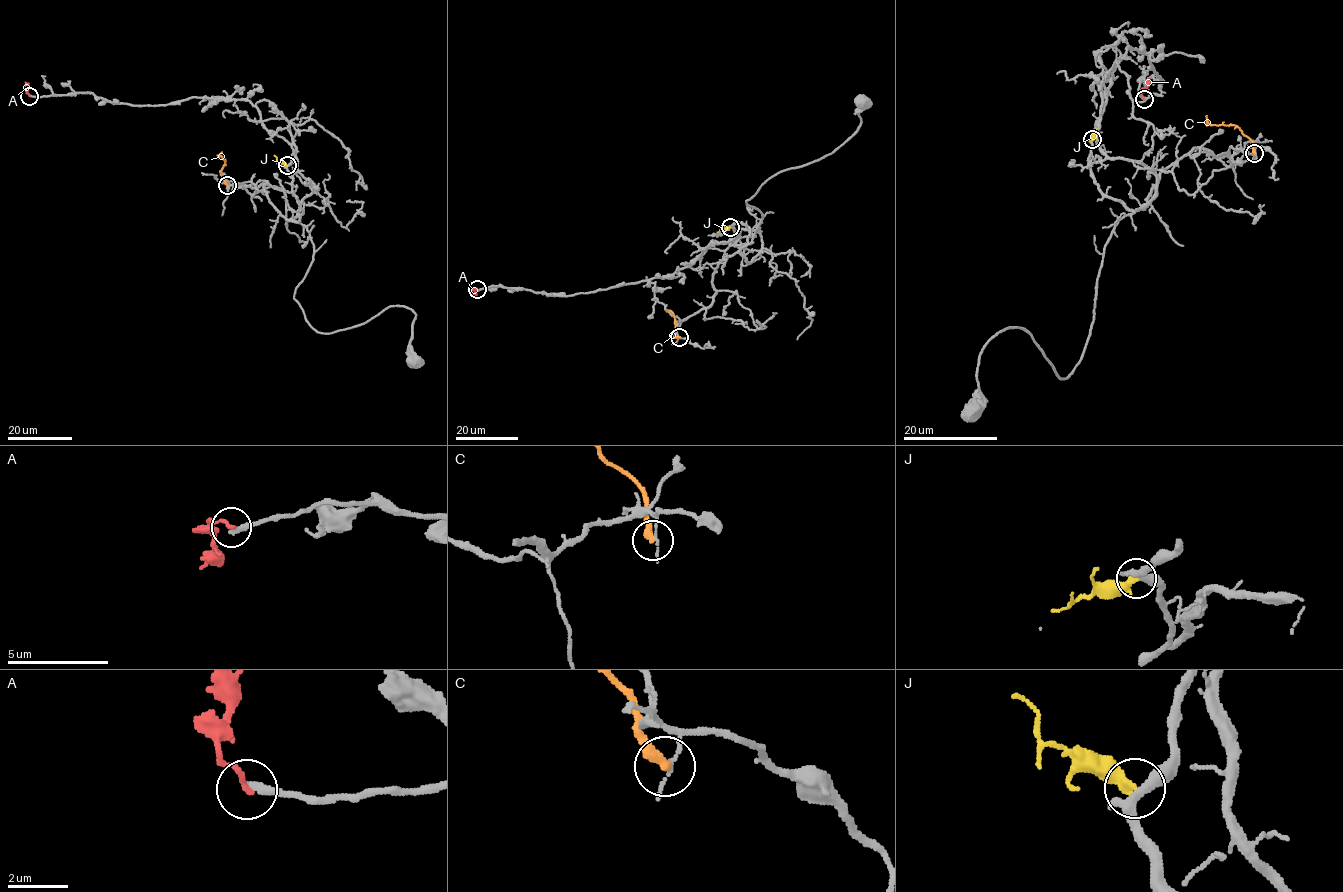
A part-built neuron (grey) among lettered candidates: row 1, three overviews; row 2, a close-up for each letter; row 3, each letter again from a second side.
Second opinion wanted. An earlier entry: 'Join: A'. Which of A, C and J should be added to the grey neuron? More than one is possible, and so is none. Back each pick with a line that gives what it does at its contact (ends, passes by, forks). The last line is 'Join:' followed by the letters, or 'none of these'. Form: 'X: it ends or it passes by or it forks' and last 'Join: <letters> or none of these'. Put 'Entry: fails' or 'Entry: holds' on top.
Entry: fails
Join: none of these

